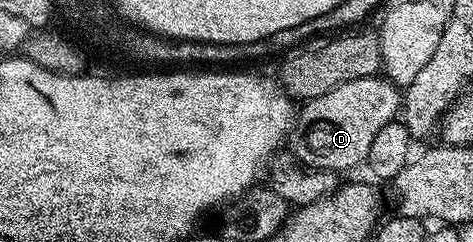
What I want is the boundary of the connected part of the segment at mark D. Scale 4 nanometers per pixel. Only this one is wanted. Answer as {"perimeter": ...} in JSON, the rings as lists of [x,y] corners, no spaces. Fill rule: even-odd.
{"perimeter":[[[383,76],[349,80],[345,84],[337,84],[337,88],[325,92],[325,96],[309,98],[302,103],[289,146],[295,157],[309,168],[344,172],[343,170],[357,165],[358,162],[366,163],[370,144],[376,138],[377,132],[390,122],[396,121],[400,114],[401,90],[394,82]]]}

